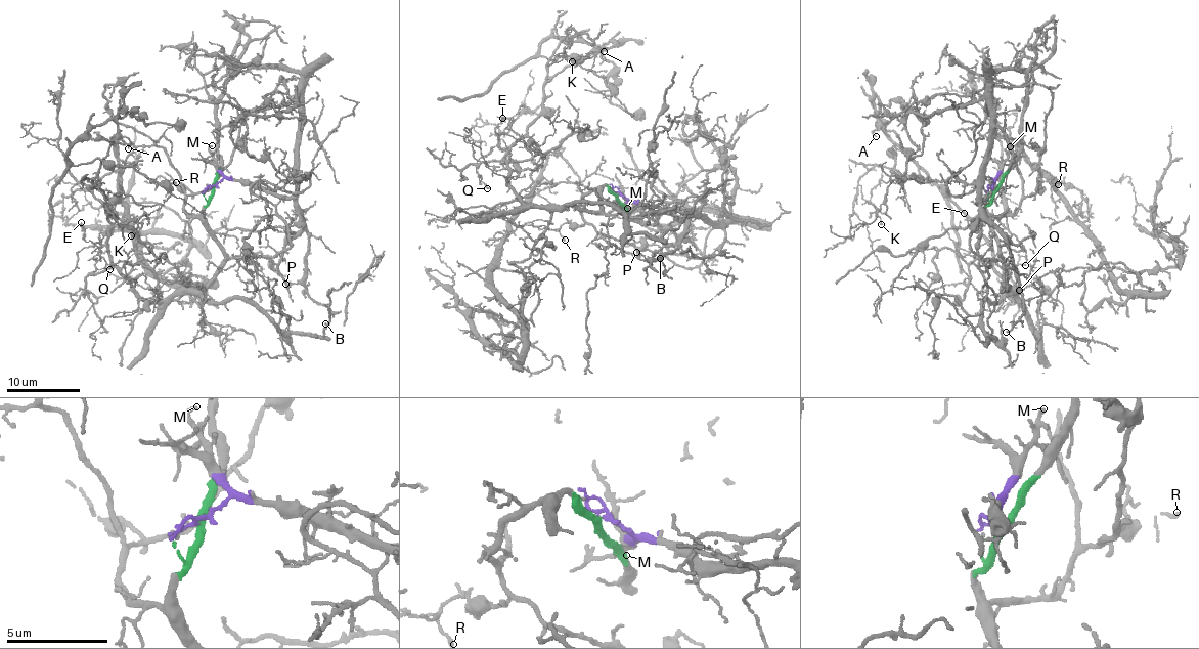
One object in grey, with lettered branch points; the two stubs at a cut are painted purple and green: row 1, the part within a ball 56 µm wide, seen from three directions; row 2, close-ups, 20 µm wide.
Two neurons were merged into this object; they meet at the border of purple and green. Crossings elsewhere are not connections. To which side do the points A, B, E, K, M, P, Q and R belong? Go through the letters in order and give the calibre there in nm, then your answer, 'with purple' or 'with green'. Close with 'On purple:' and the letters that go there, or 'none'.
A: 100 nm thick; with green
B: 120 nm thick; with purple
E: 110 nm thick; with green
K: 150 nm thick; with green
M: 130 nm thick; with purple
P: 180 nm thick; with purple
Q: 140 nm thick; with green
R: 150 nm thick; with green
On purple: B, M, P

